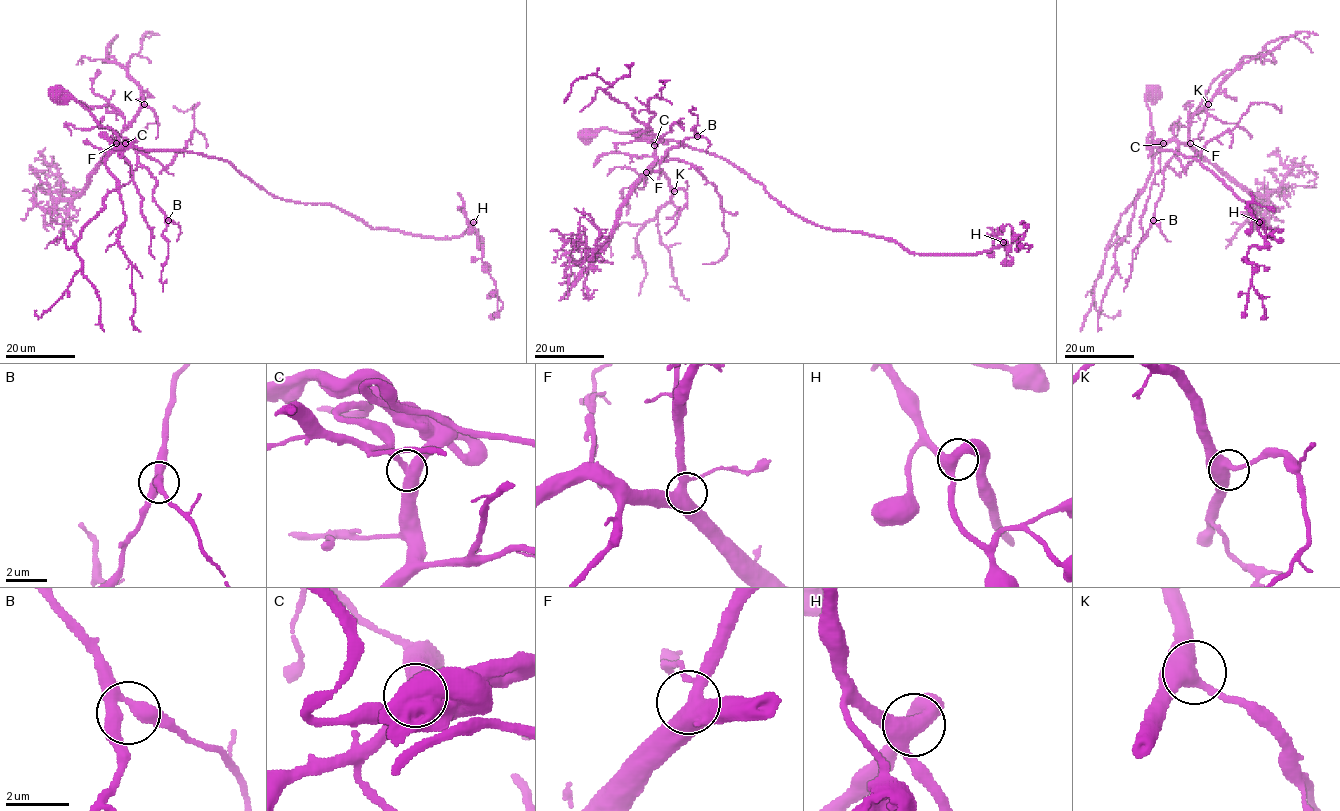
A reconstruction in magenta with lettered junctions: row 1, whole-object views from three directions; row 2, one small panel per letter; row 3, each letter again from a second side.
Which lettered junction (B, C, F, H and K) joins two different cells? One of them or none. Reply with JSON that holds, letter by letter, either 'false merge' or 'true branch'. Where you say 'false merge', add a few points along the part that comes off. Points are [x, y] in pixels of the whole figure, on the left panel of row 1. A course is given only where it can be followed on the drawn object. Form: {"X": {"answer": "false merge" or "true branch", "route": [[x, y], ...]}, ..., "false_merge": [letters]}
{"B": {"answer": "true branch"}, "C": {"answer": "true branch"}, "F": {"answer": "true branch"}, "H": {"answer": "true branch"}, "K": {"answer": "true branch"}, "false_merge": []}

